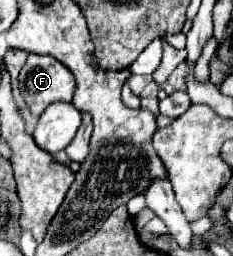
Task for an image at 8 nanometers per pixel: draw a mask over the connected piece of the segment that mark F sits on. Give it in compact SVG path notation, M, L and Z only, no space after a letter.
M30 54L20 70L20 92L34 116L52 102L70 102L74 96L72 72L50 56Z

